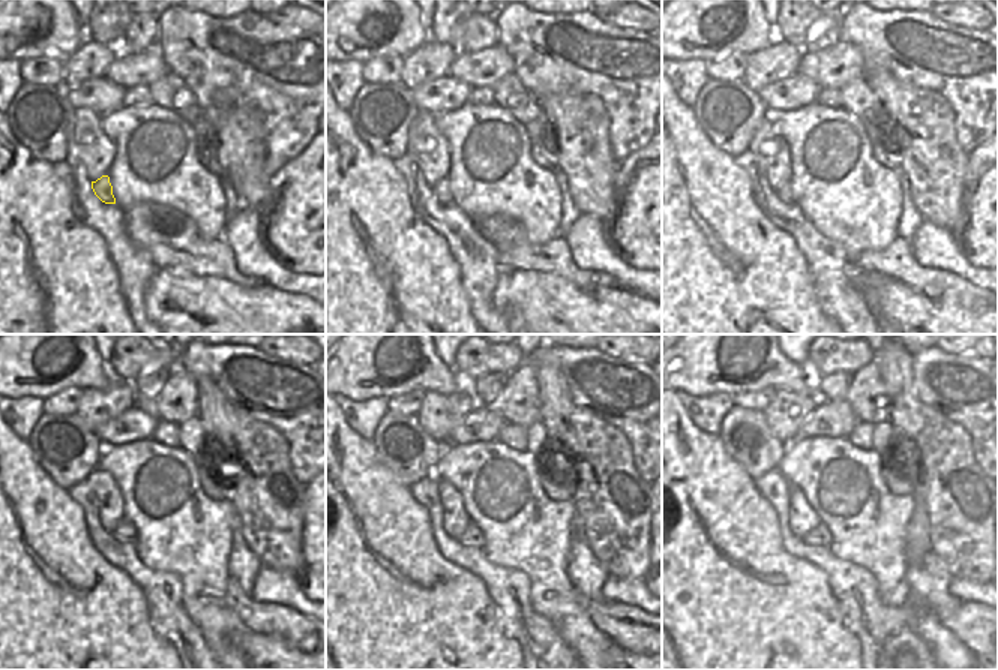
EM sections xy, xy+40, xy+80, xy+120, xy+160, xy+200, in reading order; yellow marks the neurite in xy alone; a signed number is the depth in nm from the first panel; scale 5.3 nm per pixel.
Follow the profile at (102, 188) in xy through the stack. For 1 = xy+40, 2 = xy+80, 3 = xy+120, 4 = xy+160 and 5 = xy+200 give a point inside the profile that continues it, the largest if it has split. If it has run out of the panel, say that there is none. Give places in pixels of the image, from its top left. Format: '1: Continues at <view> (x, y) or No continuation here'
1: Continues at xy+40 (440, 189)
2: Continues at xy+80 (784, 192)
3: Continues at xy+120 (125, 531)
4: Continues at xy+160 (471, 537)
5: Continues at xy+200 (820, 537)

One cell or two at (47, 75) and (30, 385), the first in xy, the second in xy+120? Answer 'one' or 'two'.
two

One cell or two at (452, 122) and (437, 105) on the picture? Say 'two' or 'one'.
two

